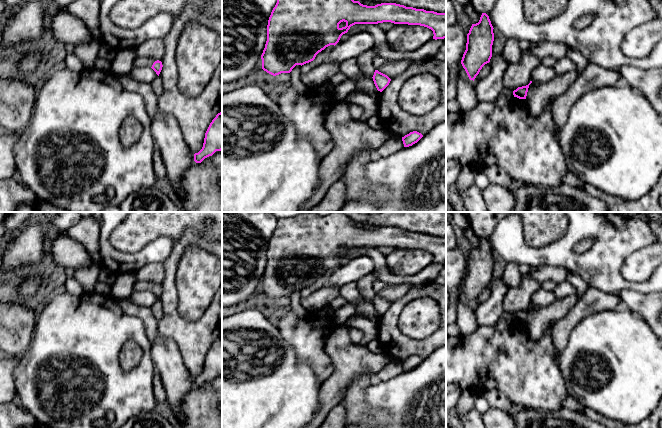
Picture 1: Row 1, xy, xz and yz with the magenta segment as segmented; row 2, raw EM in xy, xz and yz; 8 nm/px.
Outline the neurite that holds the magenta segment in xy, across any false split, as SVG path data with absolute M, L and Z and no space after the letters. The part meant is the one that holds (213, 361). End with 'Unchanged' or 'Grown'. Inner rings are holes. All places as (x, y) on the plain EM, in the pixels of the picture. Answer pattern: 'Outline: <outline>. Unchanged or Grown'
Outline: M222 336L218 337L210 347L204 362L202 373L194 378L194 385L201 387L205 382L222 374Z. Unchanged

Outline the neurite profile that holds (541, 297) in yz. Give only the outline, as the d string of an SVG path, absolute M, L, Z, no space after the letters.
M538 289L531 297L532 306L548 306L556 300L553 291Z

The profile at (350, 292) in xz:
M349 283L340 287L339 296L343 297L350 303L356 304L356 313L363 317L378 321L377 312L372 301L361 298L356 283Z

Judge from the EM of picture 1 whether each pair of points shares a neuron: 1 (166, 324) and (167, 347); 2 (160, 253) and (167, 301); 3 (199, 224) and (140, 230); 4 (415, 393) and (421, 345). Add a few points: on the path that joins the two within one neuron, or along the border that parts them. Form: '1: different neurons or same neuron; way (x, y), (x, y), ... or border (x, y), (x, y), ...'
1: different neurons; border (159, 333), (169, 337), (176, 344), (181, 356)
2: different neurons; border (174, 243), (170, 254), (162, 262)
3: same neuron; way (184, 222), (155, 222)
4: different neurons; border (435, 350), (423, 359)

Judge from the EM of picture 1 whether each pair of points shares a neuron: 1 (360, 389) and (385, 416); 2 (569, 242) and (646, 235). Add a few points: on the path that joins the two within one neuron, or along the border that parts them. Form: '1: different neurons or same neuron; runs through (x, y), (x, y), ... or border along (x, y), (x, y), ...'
1: same neuron; runs through (360, 399), (360, 403), (375, 416)
2: same neuron; runs through (588, 232), (610, 232), (613, 235), (627, 235)

